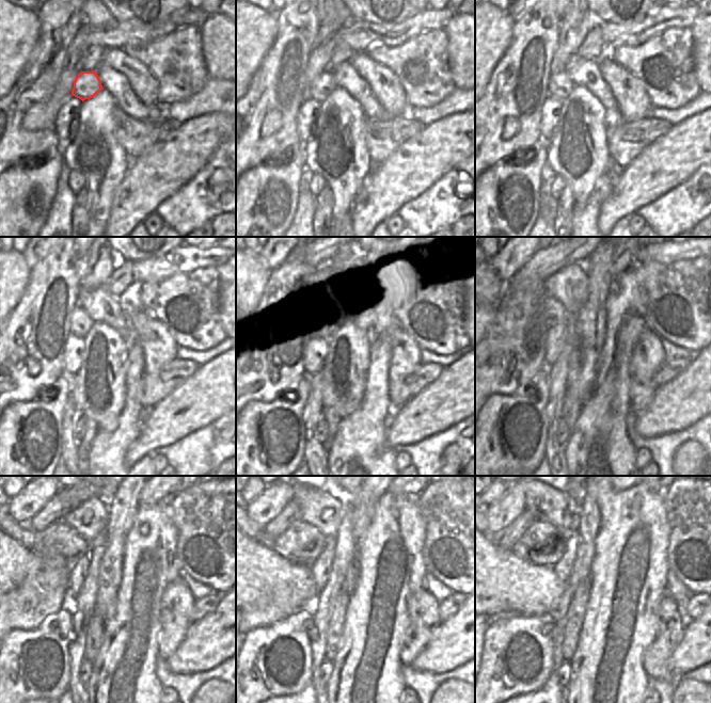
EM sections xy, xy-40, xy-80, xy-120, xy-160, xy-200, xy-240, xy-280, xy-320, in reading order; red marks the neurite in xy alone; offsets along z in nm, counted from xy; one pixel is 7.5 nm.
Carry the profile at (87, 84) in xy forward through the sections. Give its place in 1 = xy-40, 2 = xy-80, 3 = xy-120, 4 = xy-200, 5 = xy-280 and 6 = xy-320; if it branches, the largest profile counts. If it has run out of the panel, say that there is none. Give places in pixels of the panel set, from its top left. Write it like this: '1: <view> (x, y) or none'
1: xy-40 (320, 89)
2: xy-80 (559, 85)
3: xy-120 (80, 324)
4: xy-200 (553, 312)
5: xy-280 (301, 543)
6: xy-320 (542, 543)

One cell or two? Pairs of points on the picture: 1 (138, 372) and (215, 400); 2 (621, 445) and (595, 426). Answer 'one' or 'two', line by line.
1: two
2: one

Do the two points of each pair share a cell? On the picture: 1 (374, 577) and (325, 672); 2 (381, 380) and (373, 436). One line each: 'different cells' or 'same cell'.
1: different cells
2: same cell

